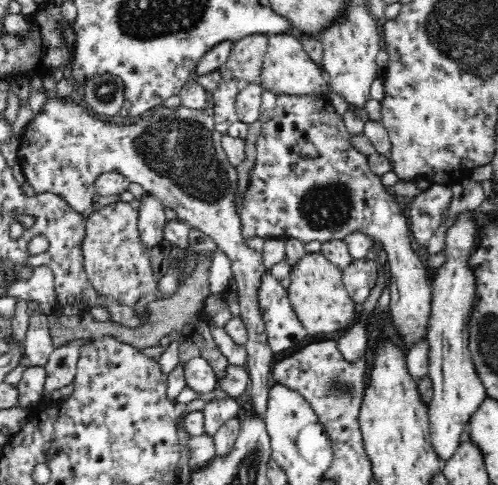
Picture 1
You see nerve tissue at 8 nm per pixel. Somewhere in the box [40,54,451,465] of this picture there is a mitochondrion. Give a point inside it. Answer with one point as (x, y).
(180, 149)

